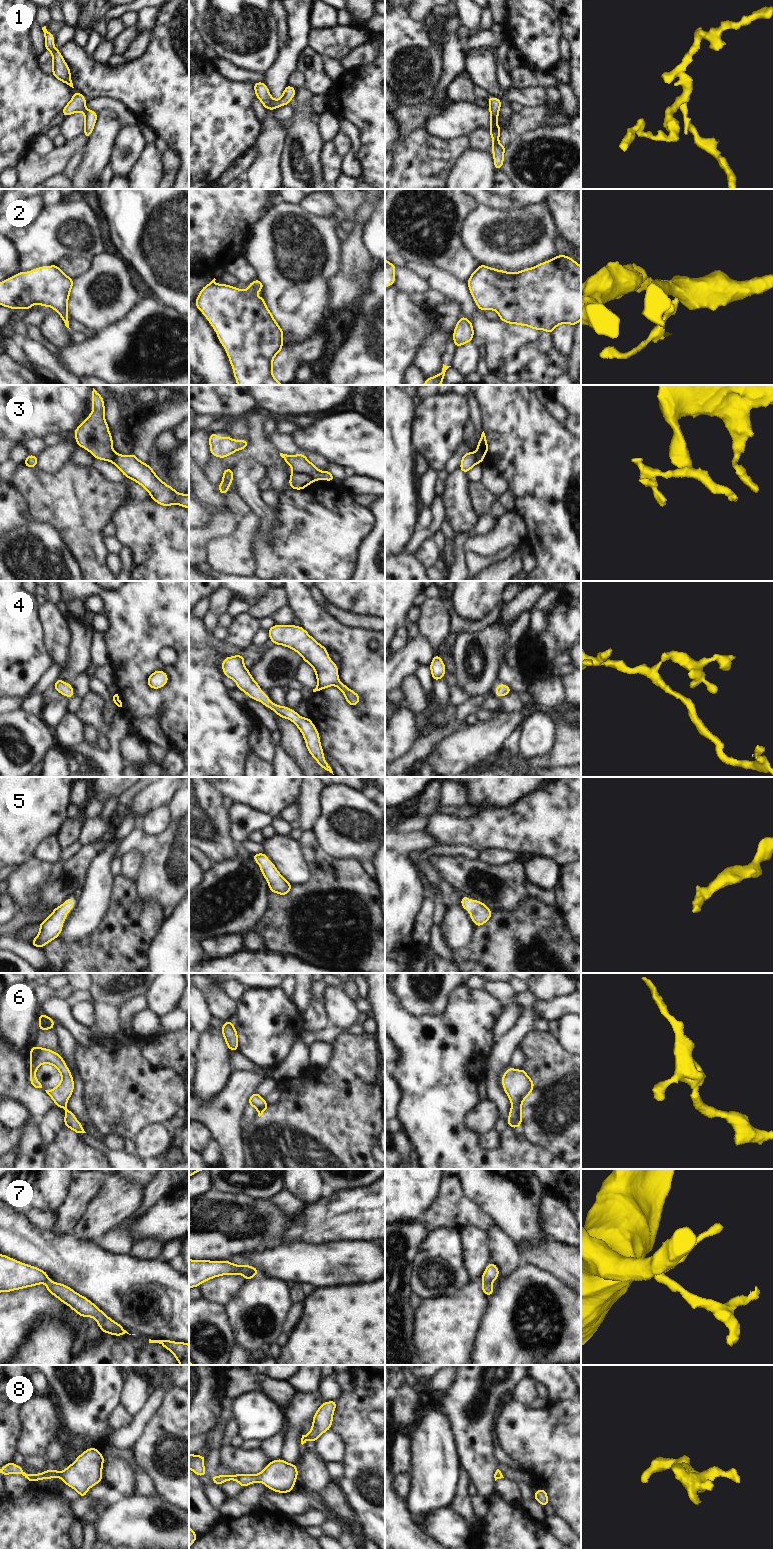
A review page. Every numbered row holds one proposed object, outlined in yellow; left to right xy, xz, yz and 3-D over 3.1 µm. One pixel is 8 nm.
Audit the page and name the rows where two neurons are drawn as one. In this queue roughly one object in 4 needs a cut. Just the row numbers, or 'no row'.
3, 7

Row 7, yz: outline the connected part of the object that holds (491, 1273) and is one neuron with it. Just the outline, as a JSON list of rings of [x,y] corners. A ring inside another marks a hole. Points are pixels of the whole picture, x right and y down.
[[[491,1261],[484,1270],[481,1282],[493,1282],[499,1277],[499,1268]]]

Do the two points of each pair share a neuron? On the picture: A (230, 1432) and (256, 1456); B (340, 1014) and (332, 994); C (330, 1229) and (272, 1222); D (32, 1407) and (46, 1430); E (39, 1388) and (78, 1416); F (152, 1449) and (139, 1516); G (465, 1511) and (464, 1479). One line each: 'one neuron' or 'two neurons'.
A: two neurons
B: one neuron
C: two neurons
D: one neuron
E: two neurons
F: two neurons
G: one neuron

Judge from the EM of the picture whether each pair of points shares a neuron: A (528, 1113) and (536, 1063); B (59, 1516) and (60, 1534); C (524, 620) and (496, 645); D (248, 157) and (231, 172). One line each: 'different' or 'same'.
A: same
B: same
C: same
D: same

